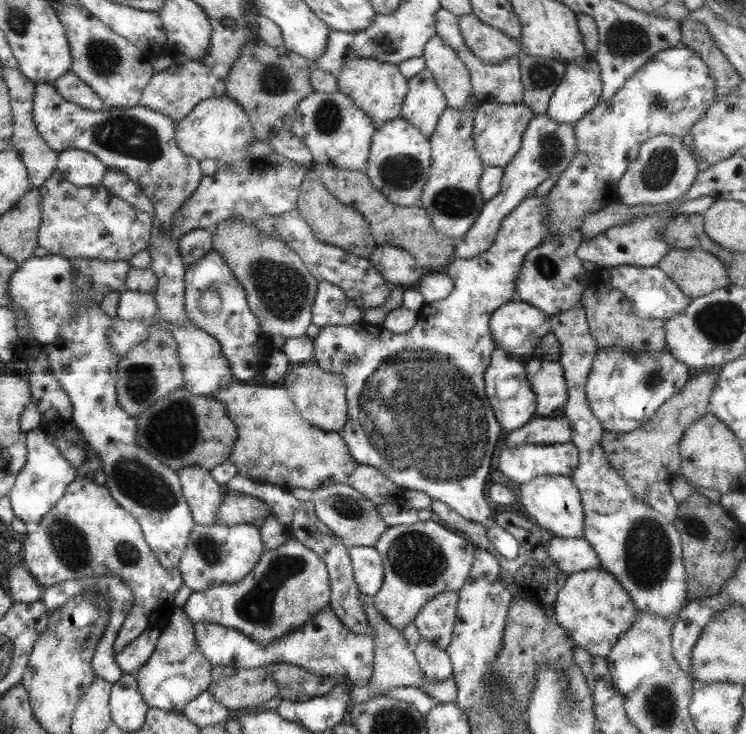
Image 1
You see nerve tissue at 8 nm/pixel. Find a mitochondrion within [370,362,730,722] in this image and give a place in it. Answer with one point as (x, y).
(649, 551)

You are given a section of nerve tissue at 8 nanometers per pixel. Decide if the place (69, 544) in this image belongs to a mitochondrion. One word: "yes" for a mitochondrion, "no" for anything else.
yes

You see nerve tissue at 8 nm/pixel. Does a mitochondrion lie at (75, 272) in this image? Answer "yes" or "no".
no

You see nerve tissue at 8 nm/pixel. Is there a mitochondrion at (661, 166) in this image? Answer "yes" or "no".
yes

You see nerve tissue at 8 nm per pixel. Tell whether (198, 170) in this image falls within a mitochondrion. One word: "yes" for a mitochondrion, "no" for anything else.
no

